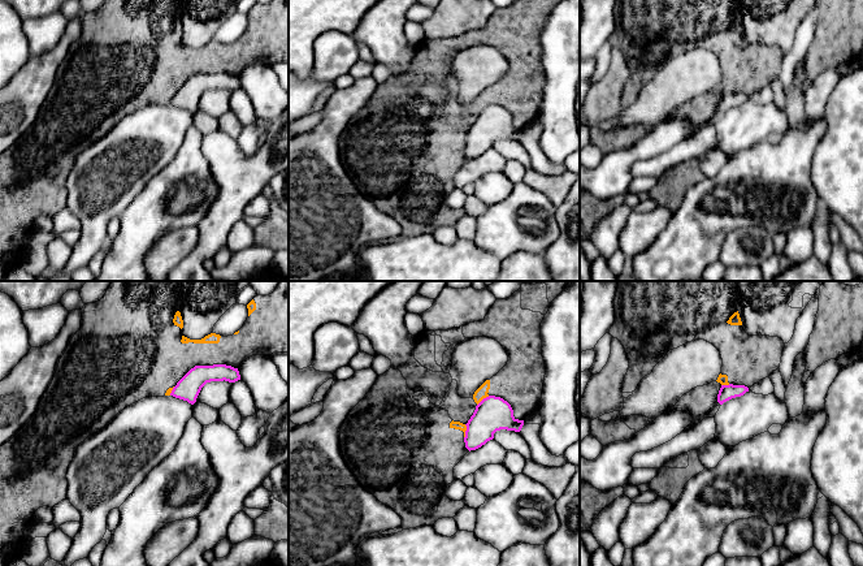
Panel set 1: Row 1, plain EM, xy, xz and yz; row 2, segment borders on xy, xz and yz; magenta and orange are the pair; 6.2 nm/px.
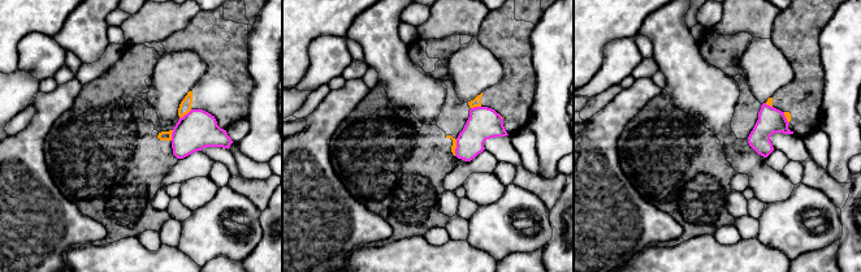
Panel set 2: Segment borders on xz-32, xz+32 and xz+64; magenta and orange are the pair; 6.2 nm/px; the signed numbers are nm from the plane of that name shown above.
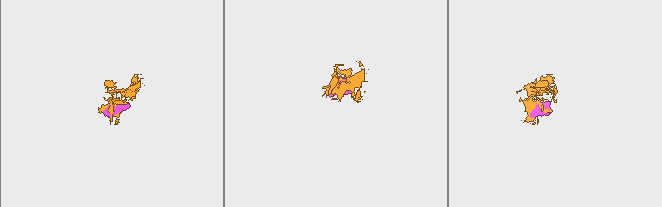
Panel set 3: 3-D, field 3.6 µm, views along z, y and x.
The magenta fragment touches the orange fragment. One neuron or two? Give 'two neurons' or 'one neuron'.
two neurons

